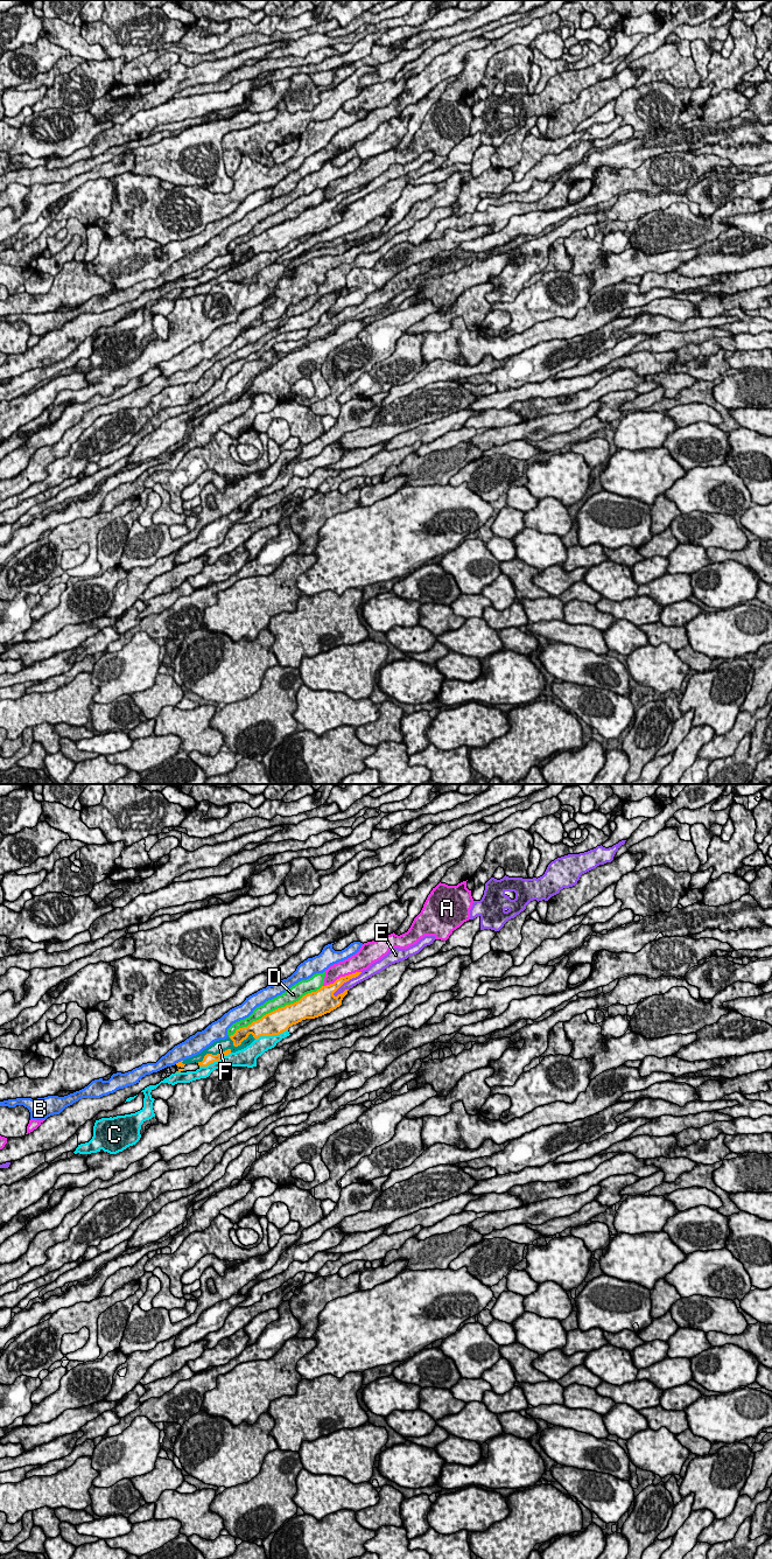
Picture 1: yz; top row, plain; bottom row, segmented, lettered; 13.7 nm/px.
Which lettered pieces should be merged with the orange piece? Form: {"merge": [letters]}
{"merge": []}

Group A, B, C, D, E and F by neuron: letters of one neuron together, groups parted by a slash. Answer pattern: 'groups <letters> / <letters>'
groups A / B / C / D / E / F

